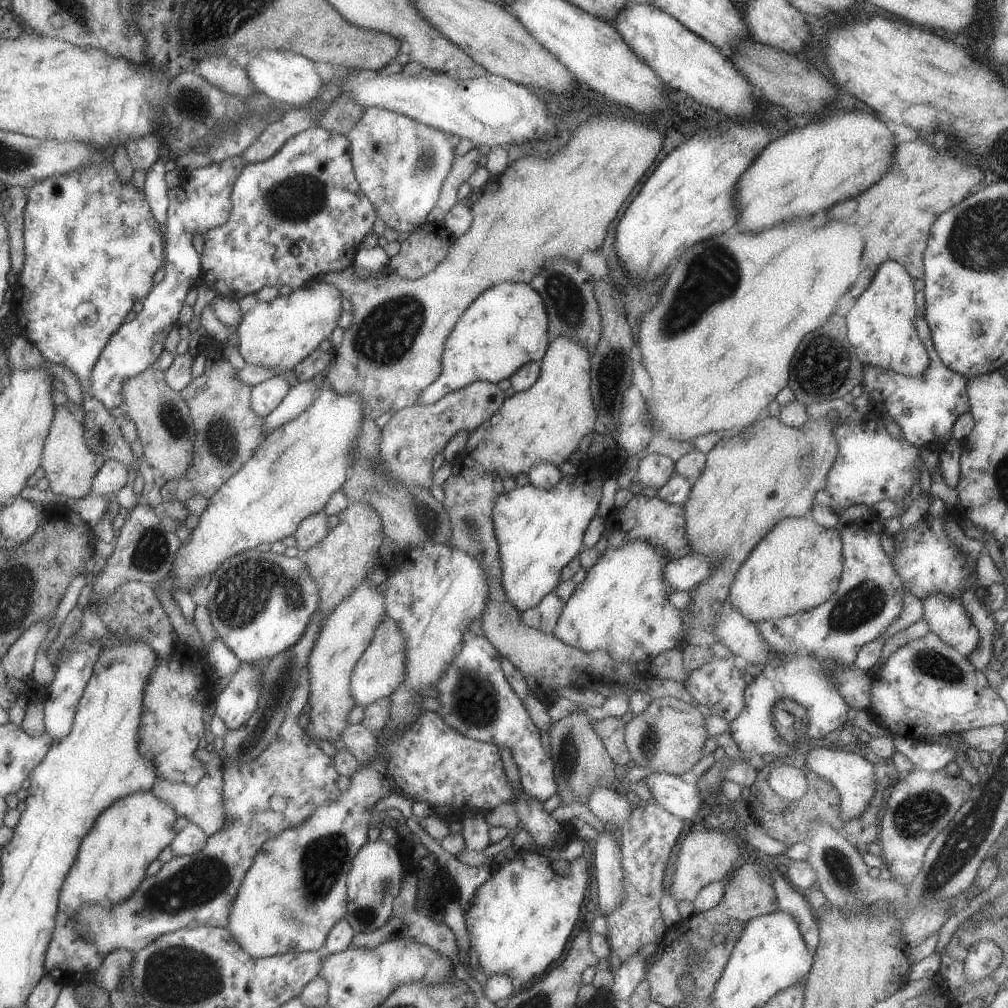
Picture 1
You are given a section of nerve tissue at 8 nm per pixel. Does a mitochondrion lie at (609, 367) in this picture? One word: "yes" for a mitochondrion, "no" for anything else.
yes

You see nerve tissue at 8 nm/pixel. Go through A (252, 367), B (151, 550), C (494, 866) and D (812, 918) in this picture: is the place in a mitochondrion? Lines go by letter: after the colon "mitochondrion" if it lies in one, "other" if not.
A: other
B: mitochondrion
C: other
D: other

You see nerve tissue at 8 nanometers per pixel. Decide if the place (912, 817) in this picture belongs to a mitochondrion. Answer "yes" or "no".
yes

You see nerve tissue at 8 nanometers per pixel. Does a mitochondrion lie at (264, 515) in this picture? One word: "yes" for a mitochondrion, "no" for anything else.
no

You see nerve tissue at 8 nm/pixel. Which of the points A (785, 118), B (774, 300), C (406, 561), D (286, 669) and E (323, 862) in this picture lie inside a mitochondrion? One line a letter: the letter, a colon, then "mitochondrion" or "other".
A: other
B: other
C: other
D: mitochondrion
E: mitochondrion

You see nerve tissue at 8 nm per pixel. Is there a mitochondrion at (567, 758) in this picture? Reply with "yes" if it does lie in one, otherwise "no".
yes

